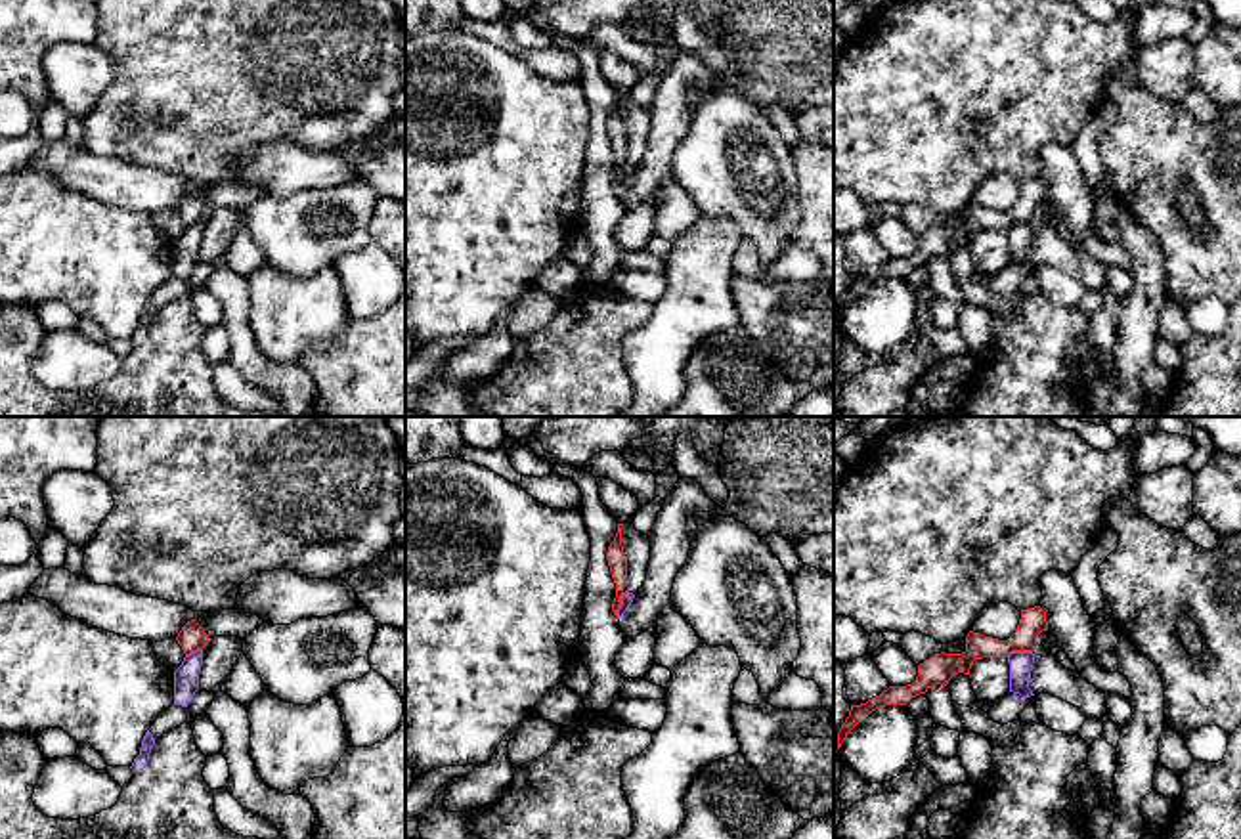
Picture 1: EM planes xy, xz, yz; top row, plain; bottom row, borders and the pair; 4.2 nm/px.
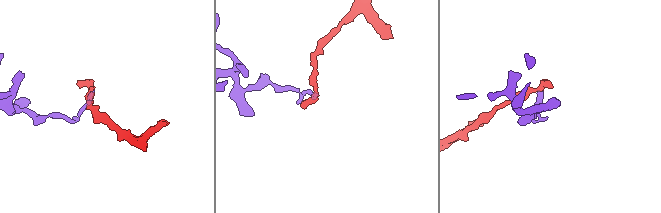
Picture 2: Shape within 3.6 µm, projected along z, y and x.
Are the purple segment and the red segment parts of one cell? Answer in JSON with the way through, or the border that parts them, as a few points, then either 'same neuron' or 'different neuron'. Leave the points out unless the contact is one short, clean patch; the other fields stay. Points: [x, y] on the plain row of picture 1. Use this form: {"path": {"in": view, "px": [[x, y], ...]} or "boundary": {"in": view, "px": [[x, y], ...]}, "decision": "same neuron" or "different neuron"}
{"boundary": {"in": "xz", "px": [[628, 163], [616, 188]]}, "decision": "different neuron"}

